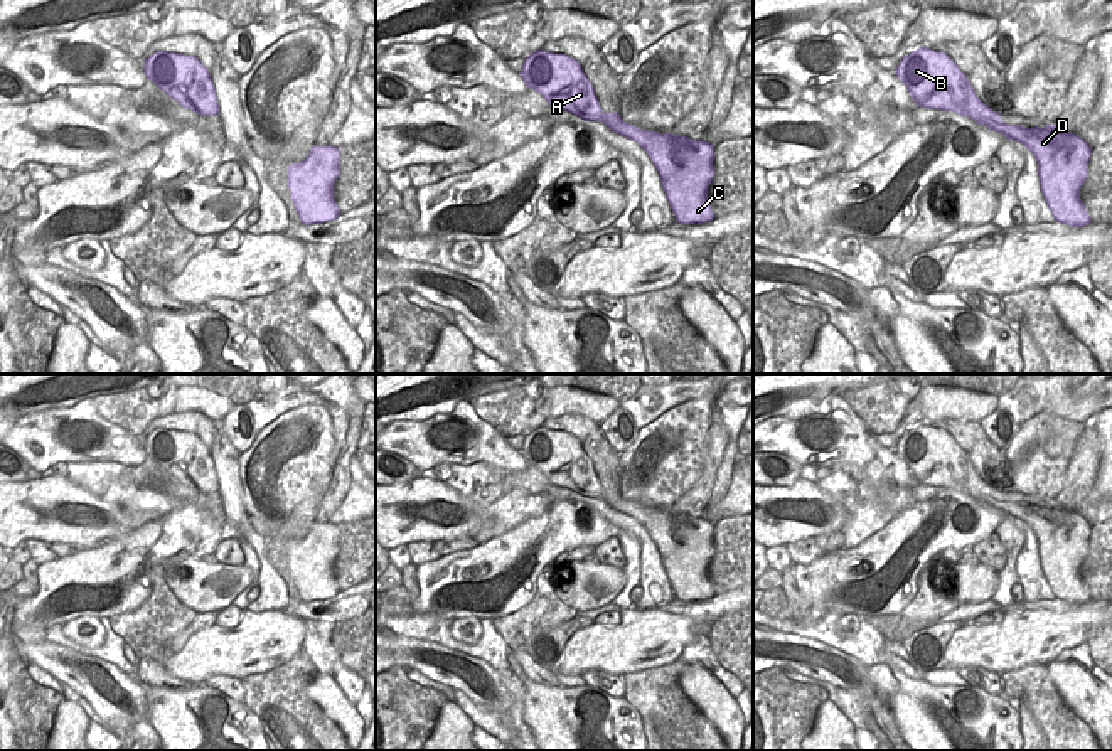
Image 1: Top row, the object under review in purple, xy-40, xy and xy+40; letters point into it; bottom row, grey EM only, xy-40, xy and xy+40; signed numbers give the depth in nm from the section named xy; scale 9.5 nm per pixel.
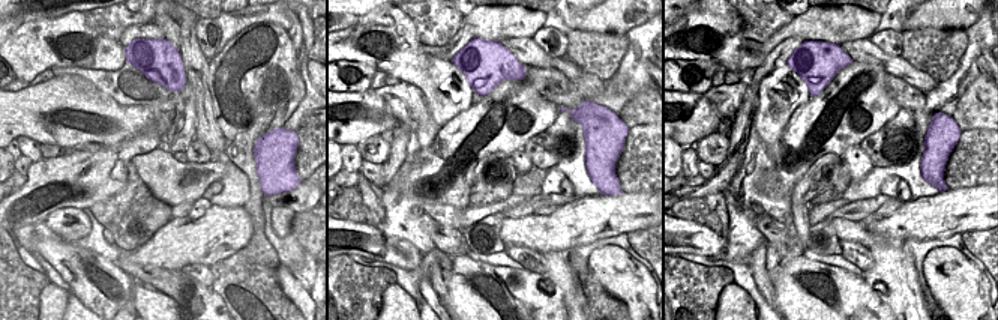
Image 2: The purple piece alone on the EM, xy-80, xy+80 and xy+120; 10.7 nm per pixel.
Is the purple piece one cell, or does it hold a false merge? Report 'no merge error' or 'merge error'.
no merge error

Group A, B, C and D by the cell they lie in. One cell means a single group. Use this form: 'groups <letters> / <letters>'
groups A B C D

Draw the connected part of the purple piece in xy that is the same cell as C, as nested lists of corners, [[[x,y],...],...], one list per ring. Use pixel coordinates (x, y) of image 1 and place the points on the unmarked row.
[[[543,426],[524,436],[522,448],[519,450],[529,466],[539,470],[551,485],[569,488],[586,498],[601,498],[612,509],[627,514],[639,520],[655,542],[662,566],[671,581],[674,594],[681,601],[704,601],[714,596],[714,589],[708,578],[708,564],[714,554],[714,524],[704,517],[691,517],[682,512],[657,510],[640,507],[625,500],[618,490],[603,490],[595,473],[593,461],[585,453],[578,438],[566,431],[546,429]]]

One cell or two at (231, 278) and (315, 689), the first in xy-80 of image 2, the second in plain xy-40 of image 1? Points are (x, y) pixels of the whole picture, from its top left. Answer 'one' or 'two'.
two

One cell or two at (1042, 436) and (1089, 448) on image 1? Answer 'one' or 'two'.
two

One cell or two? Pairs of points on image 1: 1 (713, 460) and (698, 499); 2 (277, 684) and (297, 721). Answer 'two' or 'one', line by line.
1: one
2: one

